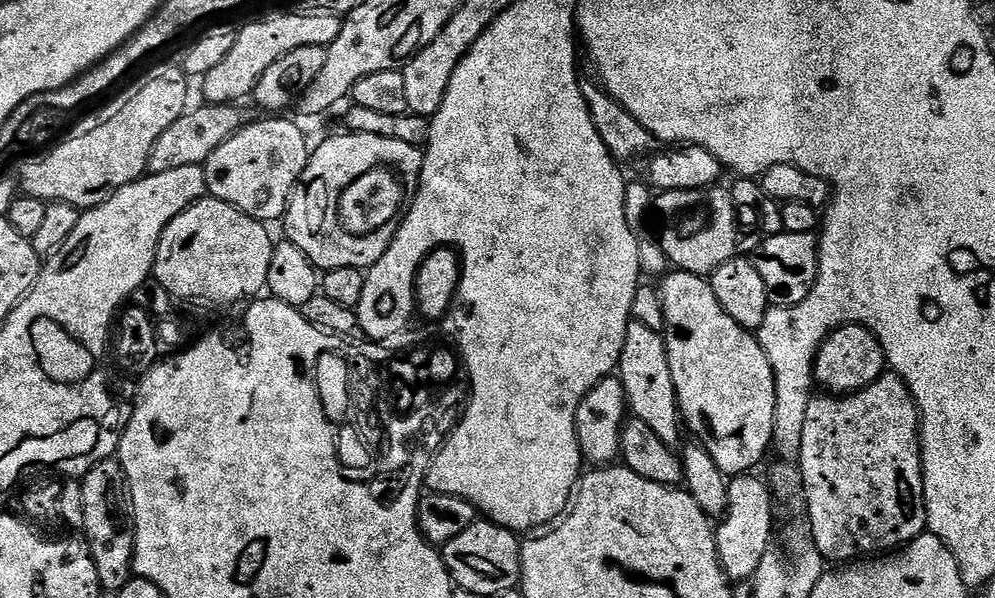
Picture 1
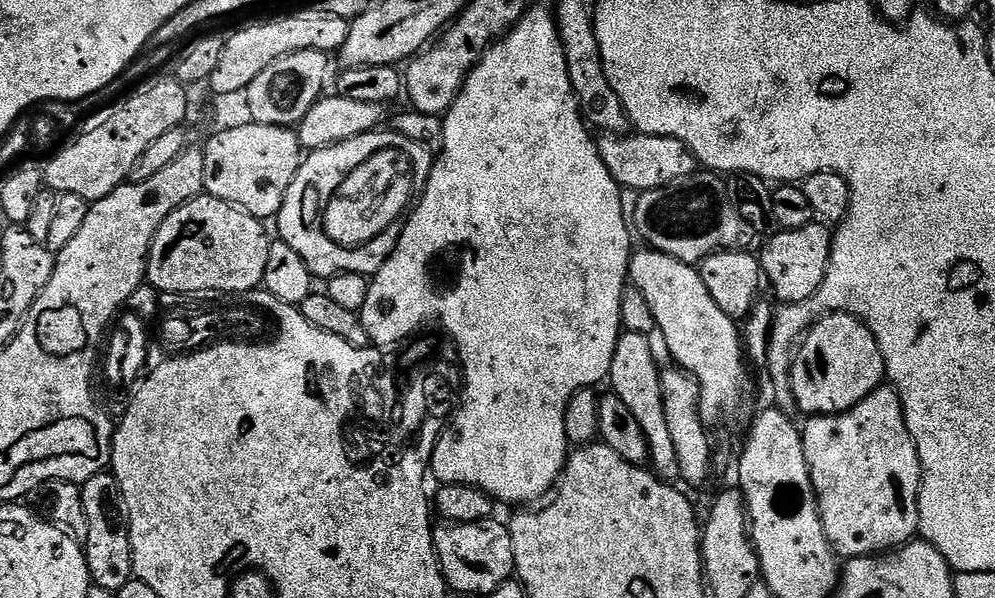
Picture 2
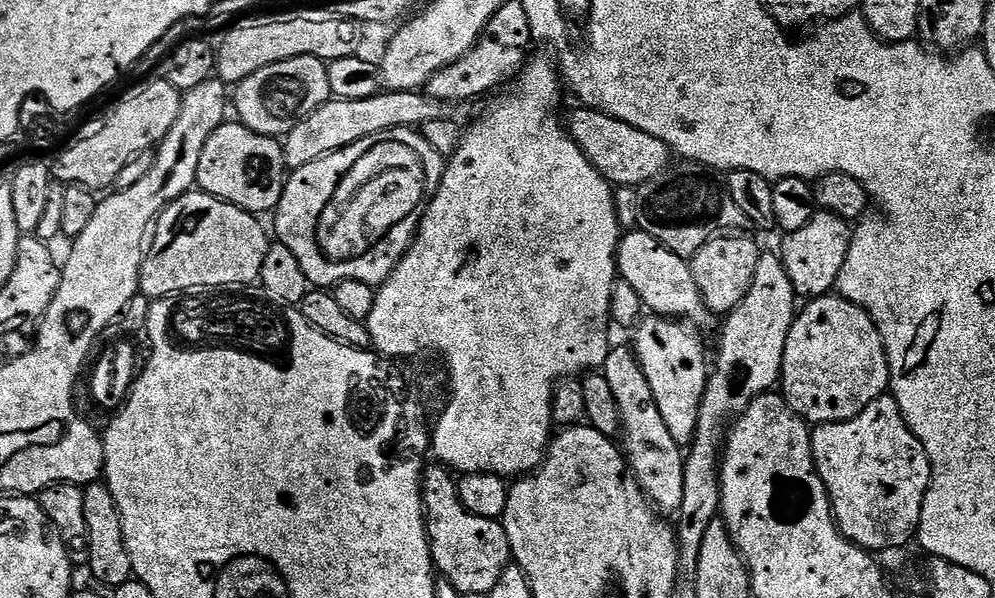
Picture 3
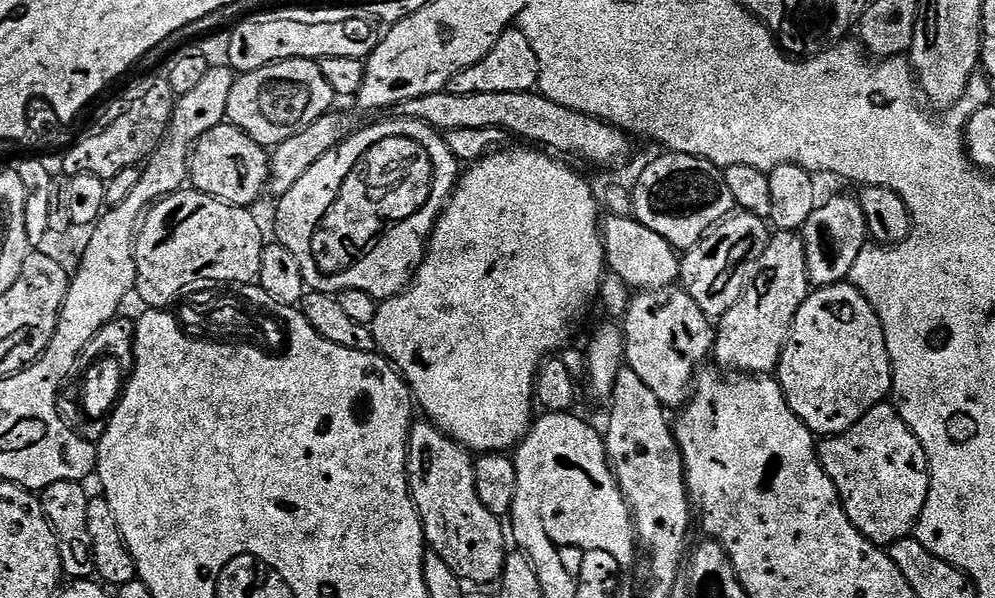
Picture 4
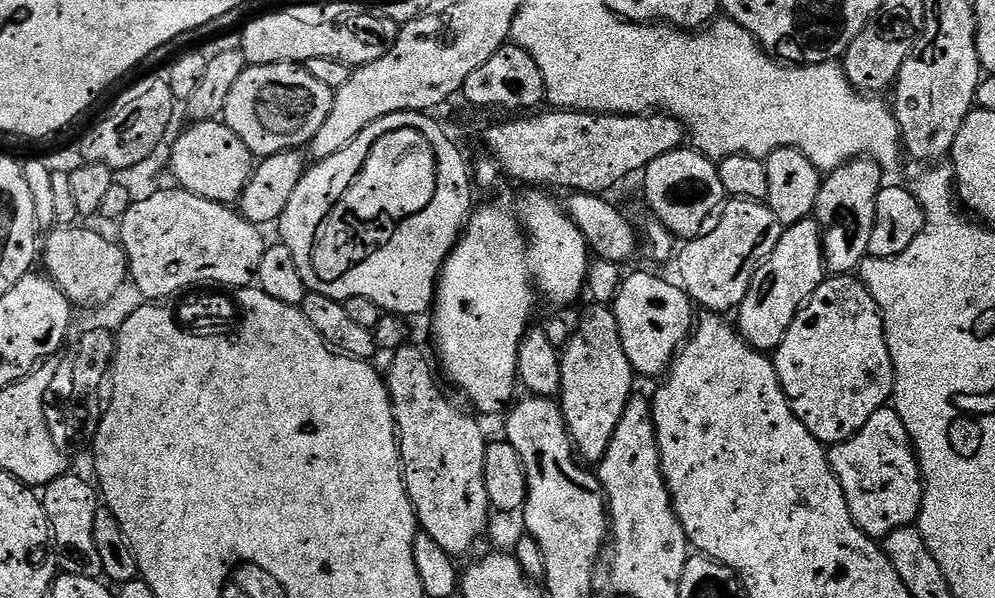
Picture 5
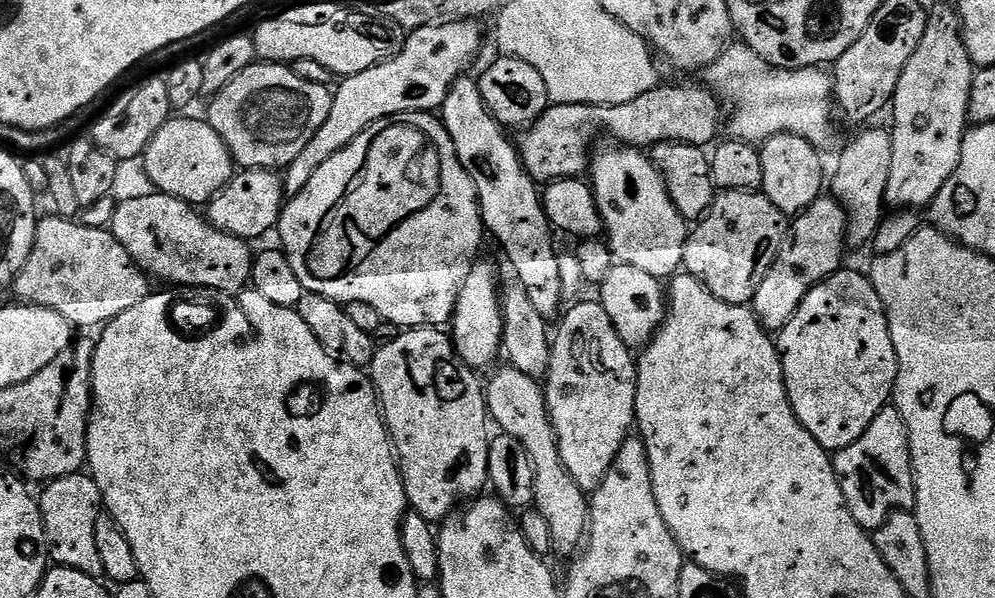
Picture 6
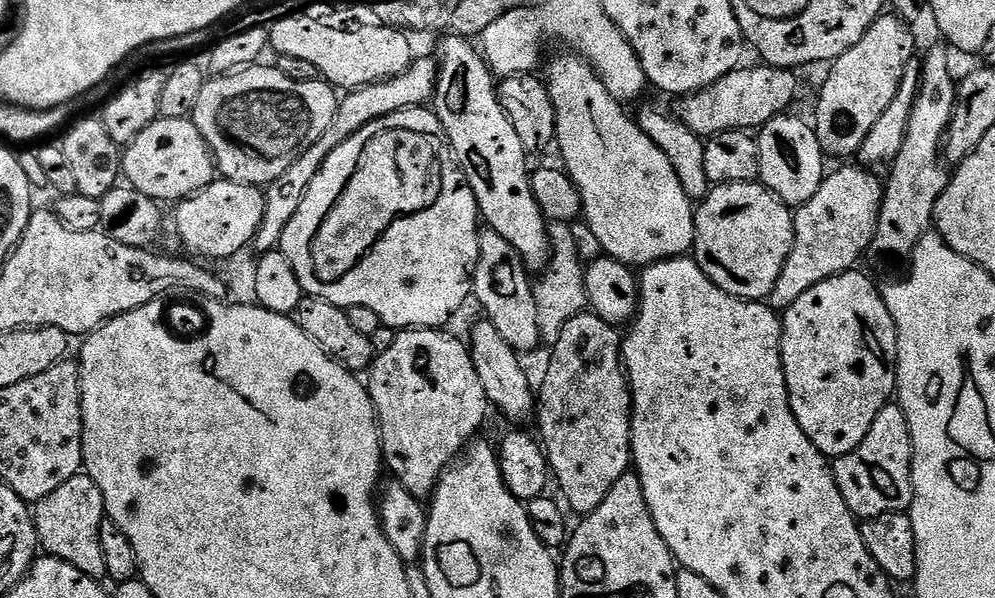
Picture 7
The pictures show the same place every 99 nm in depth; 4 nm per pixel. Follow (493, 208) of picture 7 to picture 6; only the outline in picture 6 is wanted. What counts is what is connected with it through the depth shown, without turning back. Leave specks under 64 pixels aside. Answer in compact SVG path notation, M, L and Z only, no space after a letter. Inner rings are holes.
M465 74L459 80L453 82L444 99L442 109L442 123L454 142L454 150L458 154L458 162L470 174L470 178L476 187L478 202L480 203L480 217L484 220L487 235L492 236L500 243L508 264L513 268L514 279L522 282L522 290L530 298L530 303L538 310L544 321L552 322L561 315L560 300L565 297L562 290L562 270L560 269L561 257L556 257L556 244L552 241L554 229L548 222L548 216L544 213L544 201L541 189L535 180L530 178L528 171L522 166L520 153L516 151L515 143L510 139L499 122L488 112L487 106L480 93L479 83L471 80L471 75Z

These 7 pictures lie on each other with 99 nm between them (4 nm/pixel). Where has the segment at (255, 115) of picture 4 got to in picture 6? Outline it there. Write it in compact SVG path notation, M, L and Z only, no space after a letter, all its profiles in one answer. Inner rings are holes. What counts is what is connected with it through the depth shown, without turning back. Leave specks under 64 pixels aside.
M254 62L238 78L211 97L206 113L208 124L226 142L233 161L241 169L288 167L306 142L318 134L330 114L333 93L325 85L298 78L291 67L271 62Z

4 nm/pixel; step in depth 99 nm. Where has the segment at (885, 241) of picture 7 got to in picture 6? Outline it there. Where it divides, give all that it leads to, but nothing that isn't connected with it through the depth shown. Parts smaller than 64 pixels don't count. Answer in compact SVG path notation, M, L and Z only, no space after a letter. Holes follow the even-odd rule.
M939 2L928 12L926 34L922 34L918 50L914 50L910 62L906 62L906 70L902 70L902 78L898 78L896 93L892 95L890 182L884 195L885 205L892 210L921 210L920 208L927 209L931 205L942 186L950 182L954 170L958 170L964 133L970 127L968 103L974 65L960 33L960 13L951 3L948 4Z

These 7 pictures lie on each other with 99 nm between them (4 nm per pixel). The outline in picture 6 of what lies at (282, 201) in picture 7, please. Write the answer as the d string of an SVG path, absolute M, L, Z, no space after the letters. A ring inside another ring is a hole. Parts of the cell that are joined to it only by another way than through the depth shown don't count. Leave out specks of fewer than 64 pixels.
M452 20L449 24L419 28L405 35L404 48L397 56L383 60L370 70L362 70L362 74L343 77L339 81L340 89L335 89L326 122L322 122L318 134L306 142L302 154L283 169L285 197L297 196L302 186L314 178L322 162L330 162L338 150L354 142L354 138L374 122L407 112L432 114L443 109L450 86L469 71L472 59L480 52L480 43L484 40L480 26L475 20Z

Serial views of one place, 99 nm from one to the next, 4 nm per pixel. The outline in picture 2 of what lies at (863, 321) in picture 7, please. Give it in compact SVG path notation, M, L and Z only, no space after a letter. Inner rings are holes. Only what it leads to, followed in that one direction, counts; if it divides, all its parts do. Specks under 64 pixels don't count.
M841 312L821 315L820 319L804 333L792 362L792 393L796 399L797 409L808 412L809 417L837 416L839 412L848 412L862 398L866 398L875 388L885 383L886 373L882 350L876 341L876 335L858 318Z

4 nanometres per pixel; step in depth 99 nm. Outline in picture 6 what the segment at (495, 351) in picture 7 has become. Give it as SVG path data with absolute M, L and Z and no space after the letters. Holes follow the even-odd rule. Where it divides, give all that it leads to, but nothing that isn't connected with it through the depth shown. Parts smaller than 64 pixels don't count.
M510 366L503 367L497 367L491 373L493 376L486 380L489 417L494 421L495 427L496 424L500 427L497 429L503 435L518 438L518 442L526 446L526 454L530 454L530 462L534 462L535 511L540 512L550 526L553 553L557 557L571 557L581 547L586 536L589 497L567 472L559 456L559 446L548 416L545 389L541 381L535 376L522 374L522 370L514 370Z

